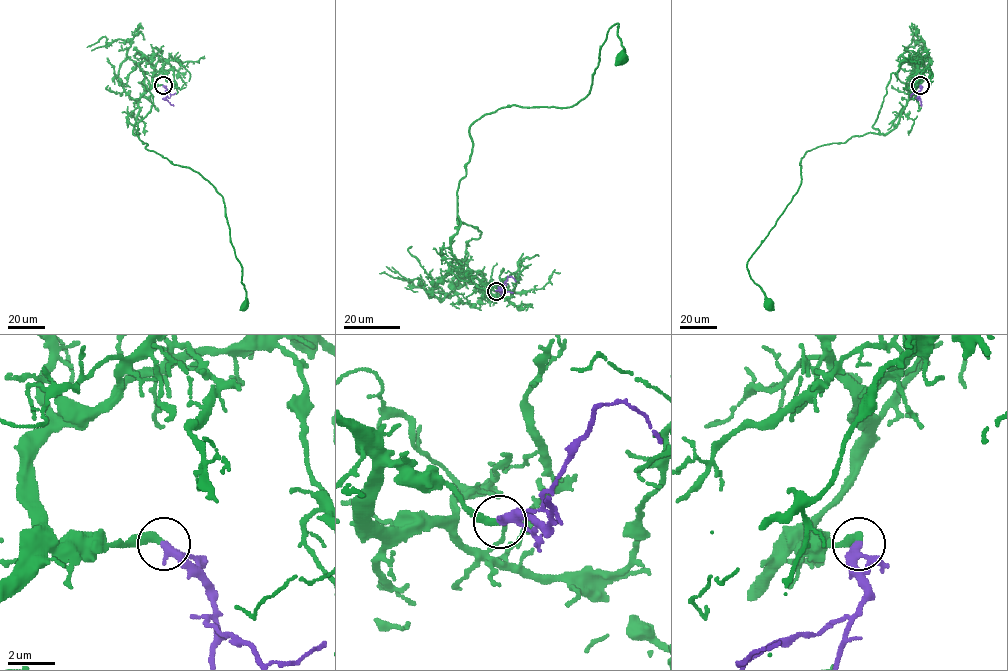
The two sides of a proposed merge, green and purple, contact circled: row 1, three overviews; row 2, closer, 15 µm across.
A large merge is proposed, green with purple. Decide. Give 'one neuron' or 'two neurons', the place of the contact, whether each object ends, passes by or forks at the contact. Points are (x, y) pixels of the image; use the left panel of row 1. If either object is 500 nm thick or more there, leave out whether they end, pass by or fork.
one neuron; place (163, 85); green ends; purple passes by

